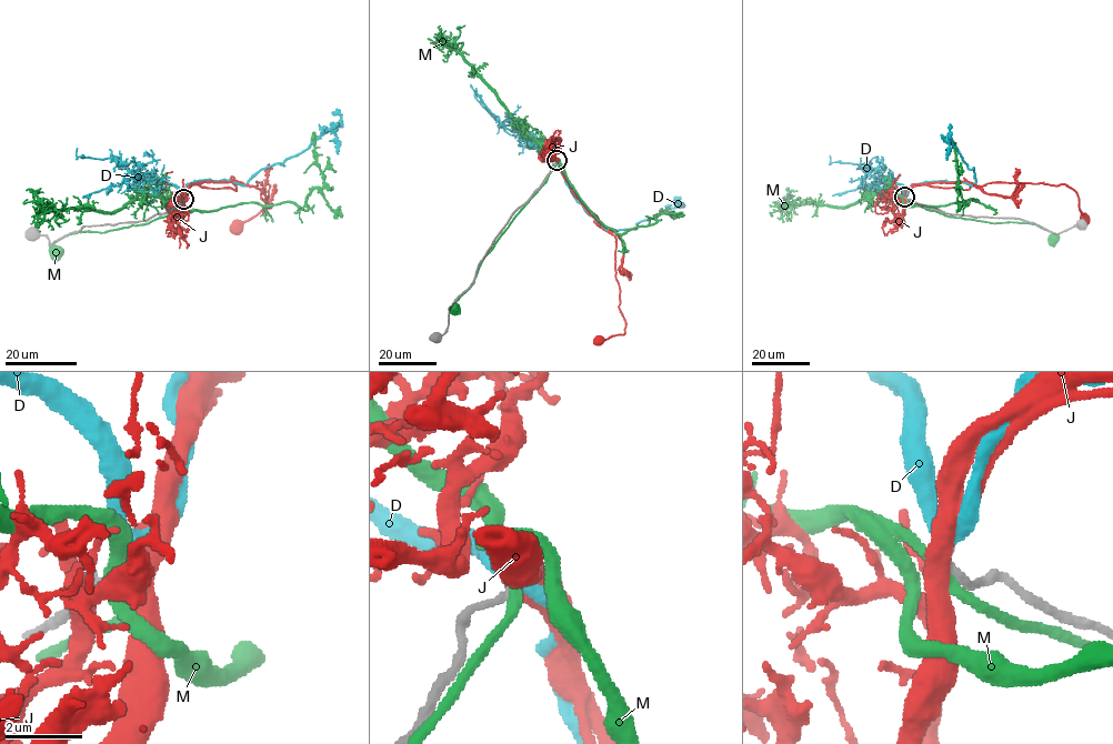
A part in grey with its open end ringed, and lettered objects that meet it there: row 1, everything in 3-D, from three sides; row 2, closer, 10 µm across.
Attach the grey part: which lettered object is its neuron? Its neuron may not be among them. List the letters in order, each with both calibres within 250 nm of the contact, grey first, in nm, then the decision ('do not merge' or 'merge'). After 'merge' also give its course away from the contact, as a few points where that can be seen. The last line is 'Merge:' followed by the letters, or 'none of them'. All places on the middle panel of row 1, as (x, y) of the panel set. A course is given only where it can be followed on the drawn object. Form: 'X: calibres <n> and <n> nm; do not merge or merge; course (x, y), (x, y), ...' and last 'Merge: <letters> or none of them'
D: calibres 200 and 340 nm; merge; course (557, 161), (573, 198), (608, 231), (635, 228), (637, 223), (654, 218), (680, 202)
J: calibres 240 and 500 nm; do not merge
M: calibres 280 and 240 nm; do not merge
Merge: D

